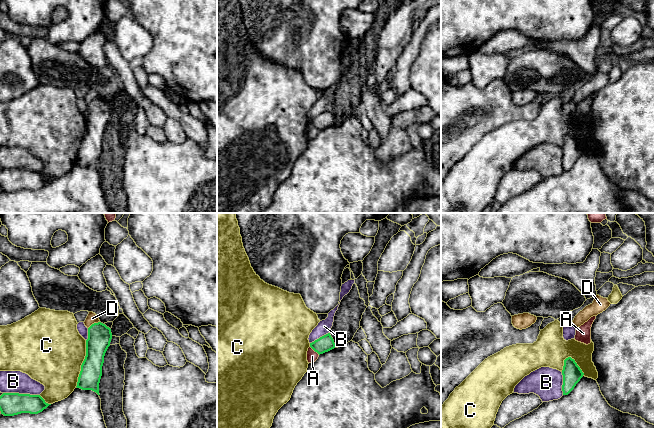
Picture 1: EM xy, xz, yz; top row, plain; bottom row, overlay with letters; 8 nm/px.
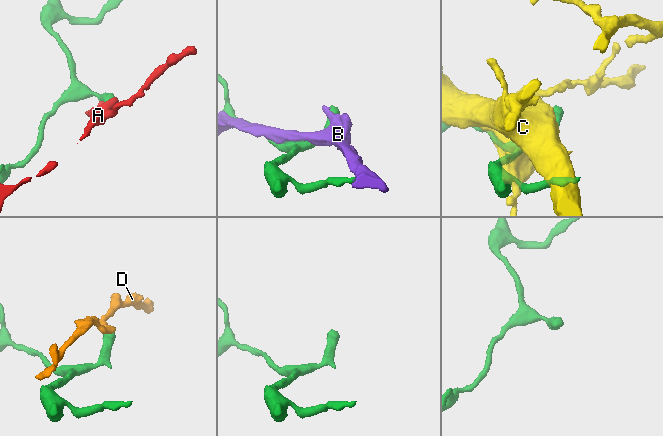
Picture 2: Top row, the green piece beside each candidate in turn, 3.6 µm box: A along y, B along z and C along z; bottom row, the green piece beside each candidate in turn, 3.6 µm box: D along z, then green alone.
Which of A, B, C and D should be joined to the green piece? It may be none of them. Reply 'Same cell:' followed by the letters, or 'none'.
Same cell: none

